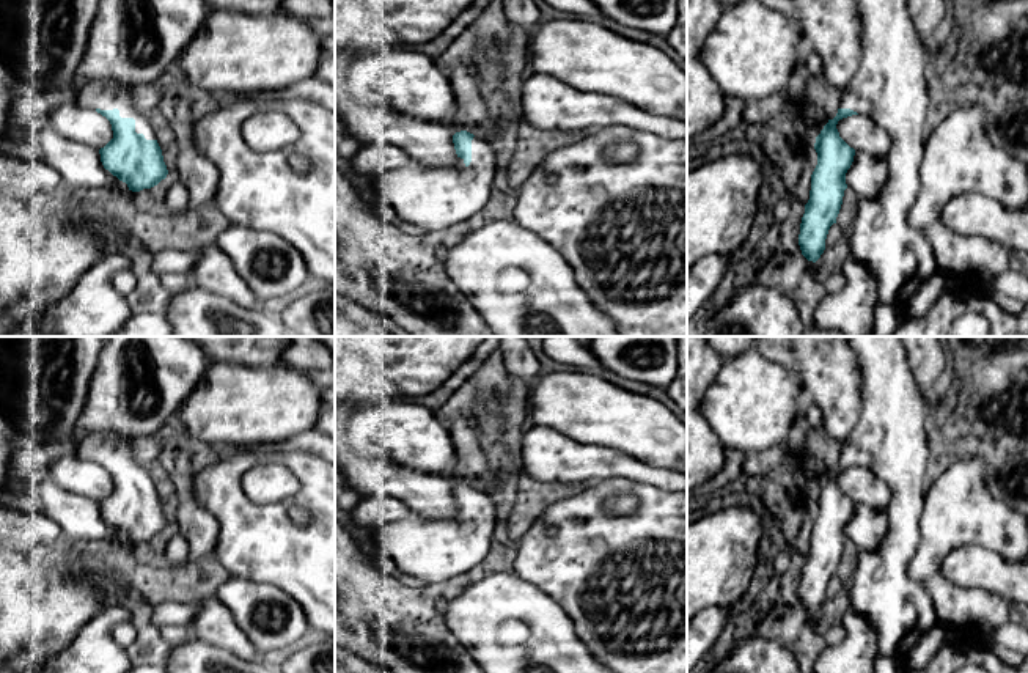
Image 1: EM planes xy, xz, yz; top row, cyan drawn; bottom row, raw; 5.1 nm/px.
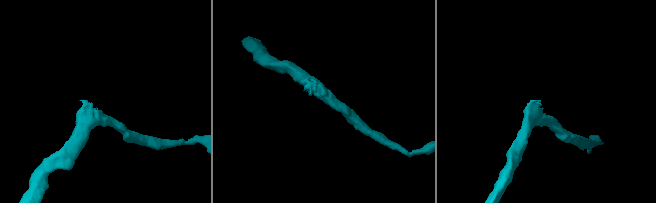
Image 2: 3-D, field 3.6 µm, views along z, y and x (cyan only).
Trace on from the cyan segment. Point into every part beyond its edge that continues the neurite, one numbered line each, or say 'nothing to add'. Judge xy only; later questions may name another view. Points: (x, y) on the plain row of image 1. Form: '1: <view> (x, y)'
1: xy (106, 447)

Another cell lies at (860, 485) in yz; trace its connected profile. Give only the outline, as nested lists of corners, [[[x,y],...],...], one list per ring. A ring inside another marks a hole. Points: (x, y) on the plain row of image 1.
[[[852,467],[838,473],[839,489],[854,502],[885,511],[891,502],[891,489],[869,469]]]

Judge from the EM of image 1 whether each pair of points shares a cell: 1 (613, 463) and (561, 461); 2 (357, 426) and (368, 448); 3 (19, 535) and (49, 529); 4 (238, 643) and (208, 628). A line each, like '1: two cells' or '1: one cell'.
1: one cell
2: one cell
3: one cell
4: one cell

